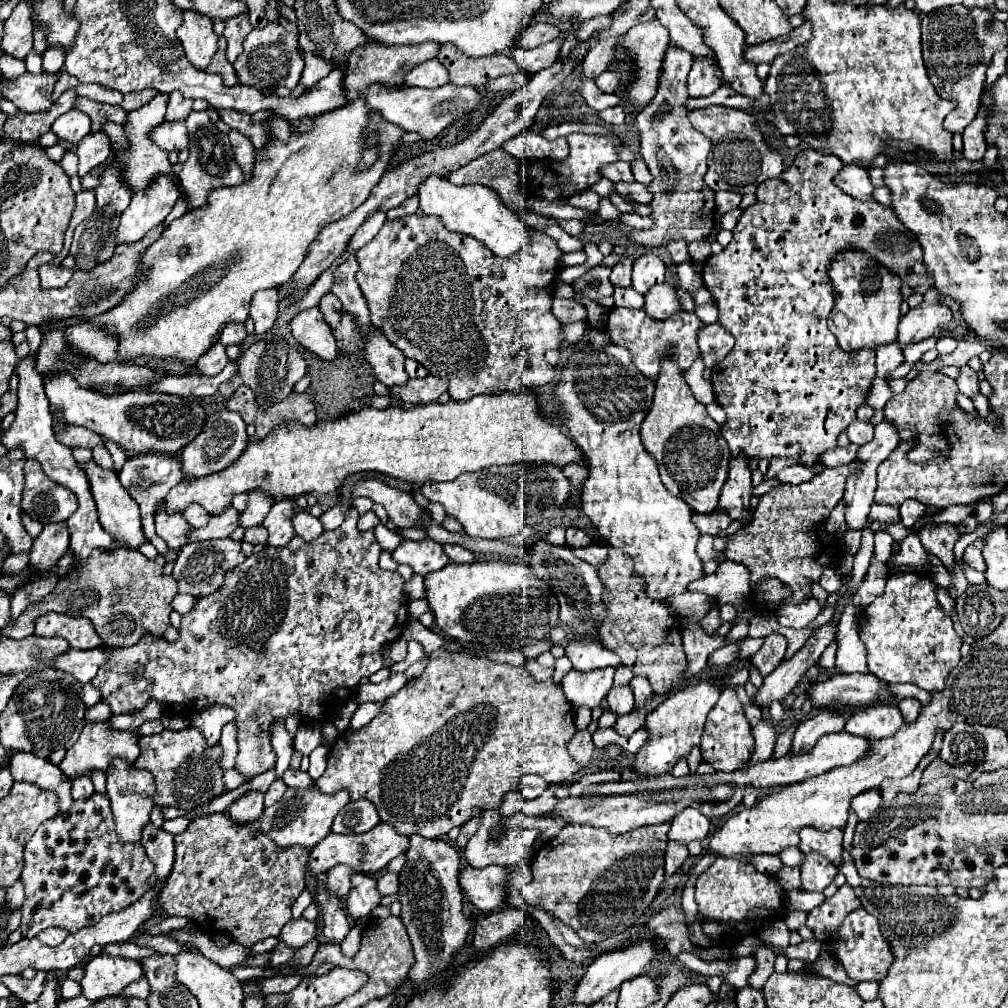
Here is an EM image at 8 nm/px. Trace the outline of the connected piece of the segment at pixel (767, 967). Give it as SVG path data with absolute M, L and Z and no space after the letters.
M756 946L750 956L756 960L756 968L754 968L754 972L748 976L748 986L750 986L750 988L762 988L764 982L768 980L768 976L774 972L776 952L770 950L768 946Z

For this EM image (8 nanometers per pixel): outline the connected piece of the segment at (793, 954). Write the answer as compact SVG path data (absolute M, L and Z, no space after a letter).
M804 940L798 946L788 946L784 950L784 954L788 958L798 958L804 964L812 964L812 960L818 960L818 952L820 952L820 940Z

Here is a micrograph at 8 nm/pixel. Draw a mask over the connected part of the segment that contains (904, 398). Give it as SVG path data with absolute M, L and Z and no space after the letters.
M920 372L914 380L908 382L904 392L894 394L884 406L884 418L896 426L900 442L916 440L912 450L908 452L908 460L912 460L914 464L928 460L944 460L944 456L948 456L948 452L952 450L948 446L946 424L942 424L940 412L950 412L952 408L958 408L956 394L956 380L944 376L942 372Z

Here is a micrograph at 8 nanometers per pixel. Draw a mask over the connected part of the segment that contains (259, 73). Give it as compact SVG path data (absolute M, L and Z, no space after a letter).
M280 20L278 24L268 24L262 30L252 30L244 40L244 52L234 62L240 84L254 86L258 90L286 86L294 90L300 82L304 68L304 54L298 46L298 26L290 20Z

